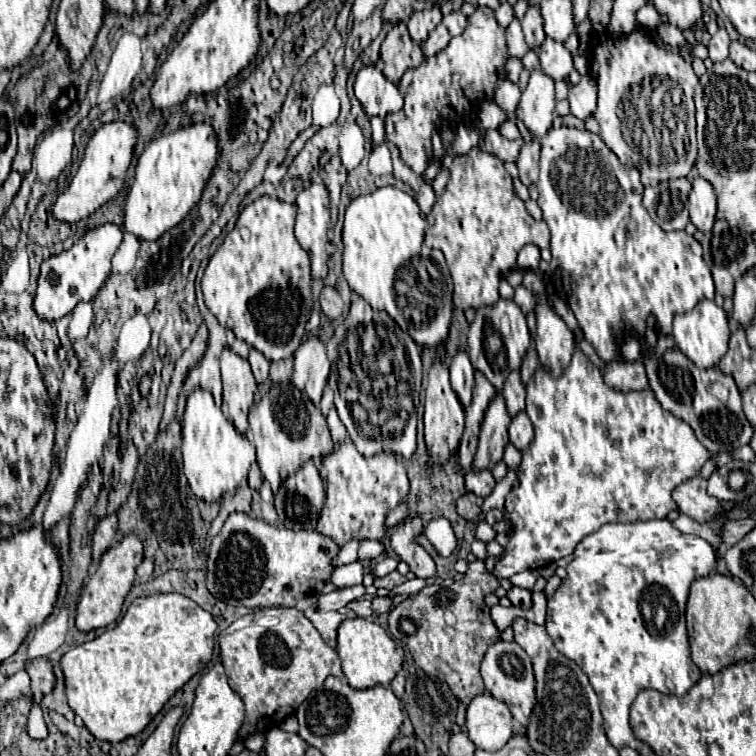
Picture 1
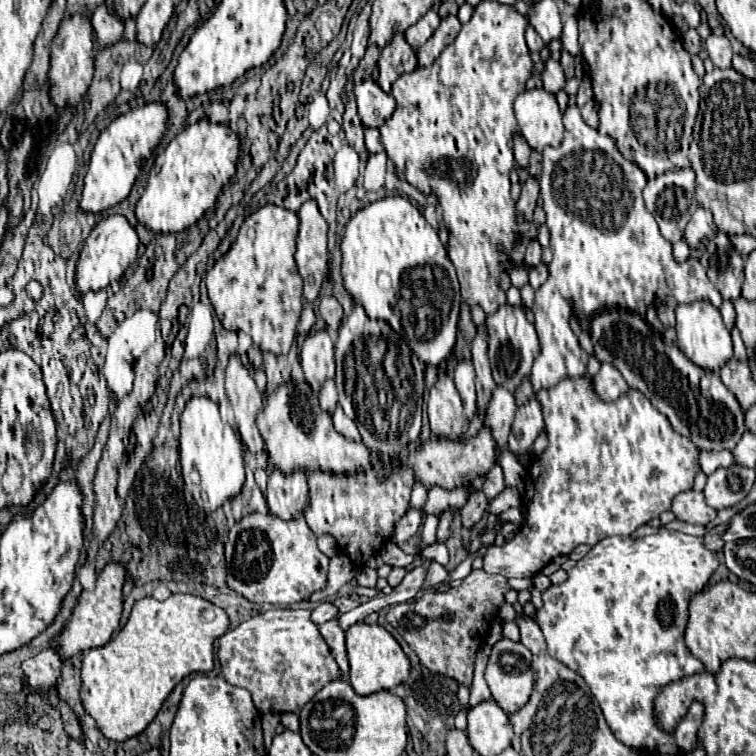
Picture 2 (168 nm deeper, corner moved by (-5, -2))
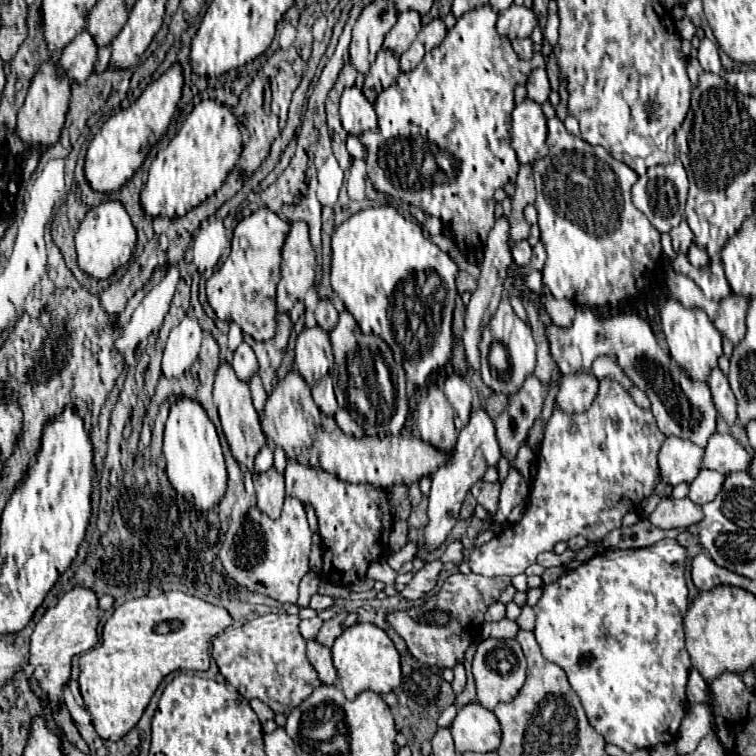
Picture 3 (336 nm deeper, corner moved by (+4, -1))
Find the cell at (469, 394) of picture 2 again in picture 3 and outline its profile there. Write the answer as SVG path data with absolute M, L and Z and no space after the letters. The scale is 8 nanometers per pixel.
M457 373L449 375L449 379L445 381L445 397L457 413L457 429L461 429L461 425L465 427L471 415L471 389L467 381Z

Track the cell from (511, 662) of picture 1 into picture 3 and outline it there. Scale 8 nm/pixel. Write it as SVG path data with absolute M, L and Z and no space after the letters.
M483 639L473 657L473 677L477 687L477 701L493 711L493 707L501 701L511 701L525 683L525 655L515 639Z

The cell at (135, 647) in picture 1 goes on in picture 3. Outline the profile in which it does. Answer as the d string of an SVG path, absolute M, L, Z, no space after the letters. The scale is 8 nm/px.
M167 591L157 597L139 597L123 603L113 611L113 615L107 619L105 627L105 641L101 641L97 647L89 649L81 655L81 695L85 701L87 711L93 717L93 725L97 733L103 739L119 741L125 733L129 733L137 721L141 719L145 707L149 705L157 685L163 681L165 675L177 669L187 671L207 671L209 669L209 643L211 637L219 635L233 623L231 615L225 607L211 605L203 599L191 597L181 591Z

